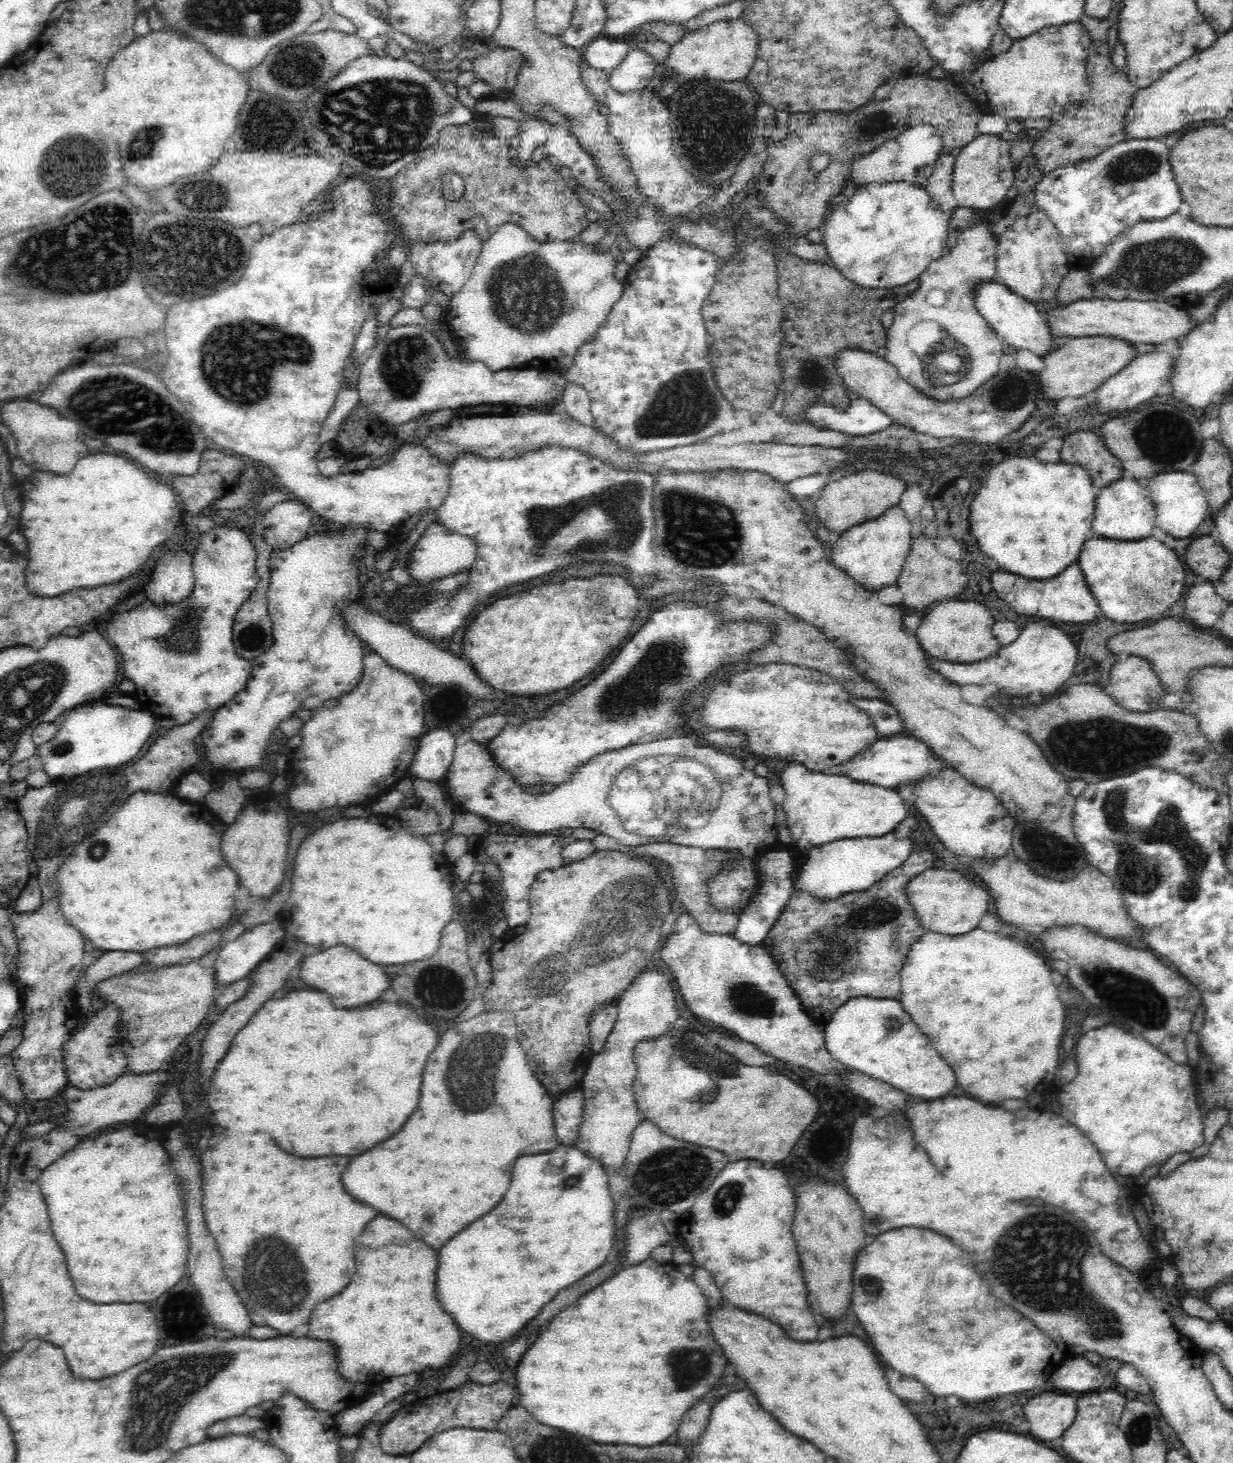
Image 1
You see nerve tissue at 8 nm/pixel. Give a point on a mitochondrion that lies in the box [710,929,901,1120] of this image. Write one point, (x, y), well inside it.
(746, 998)

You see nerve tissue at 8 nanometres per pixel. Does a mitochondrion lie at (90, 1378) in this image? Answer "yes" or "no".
no

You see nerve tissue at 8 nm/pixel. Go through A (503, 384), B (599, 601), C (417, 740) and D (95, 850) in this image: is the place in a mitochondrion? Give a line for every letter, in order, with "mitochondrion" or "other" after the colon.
A: other
B: mitochondrion
C: other
D: mitochondrion

